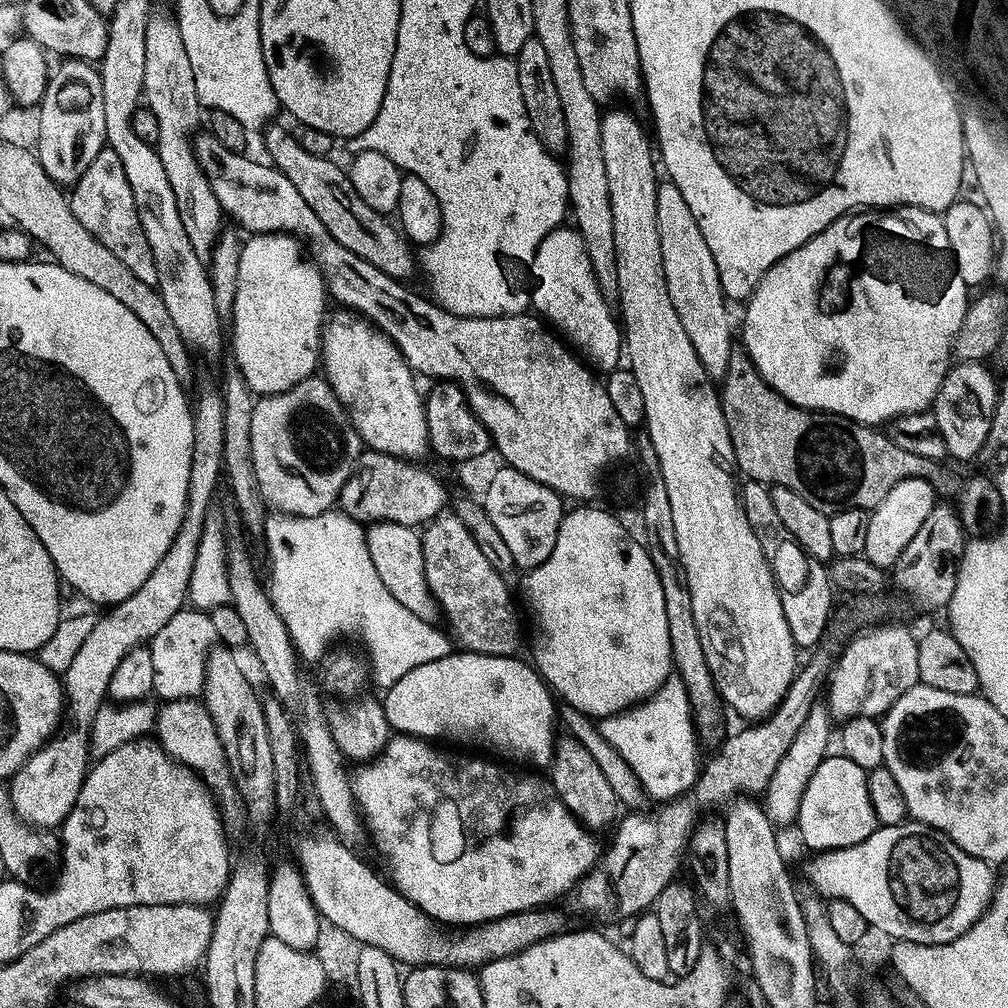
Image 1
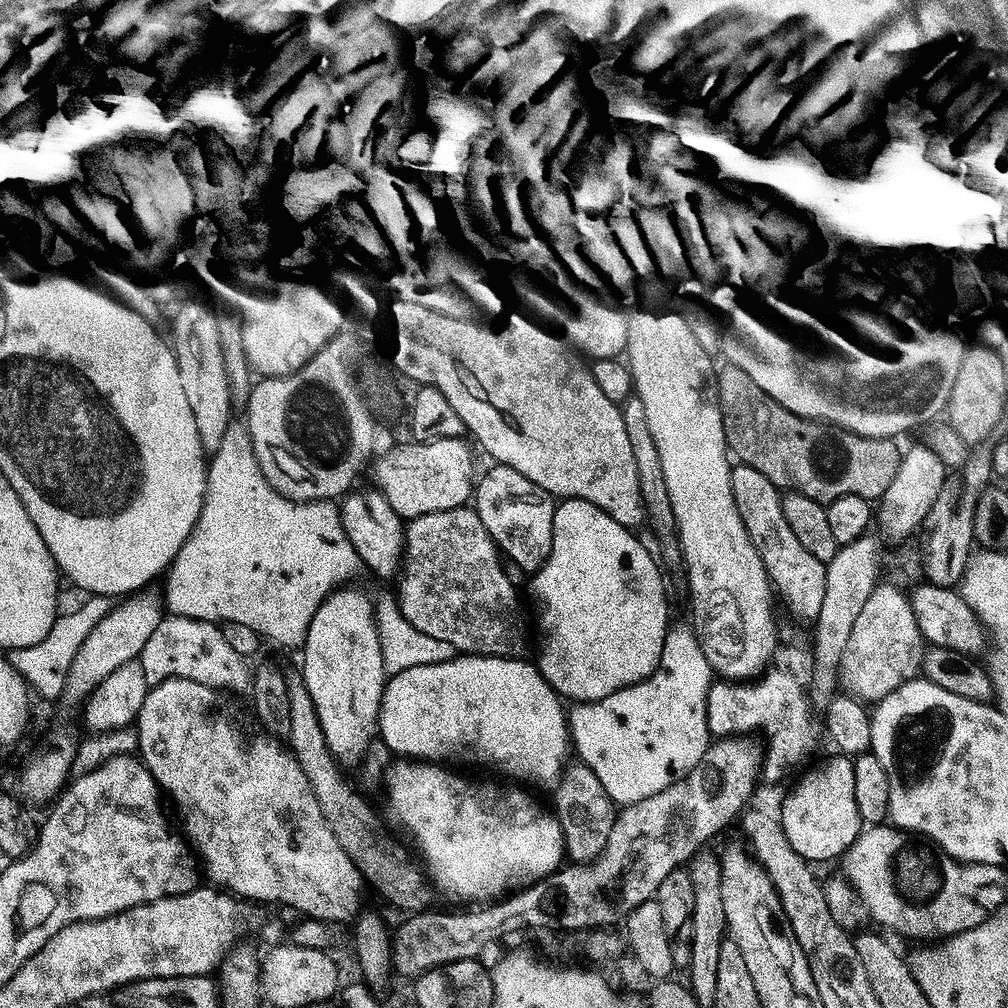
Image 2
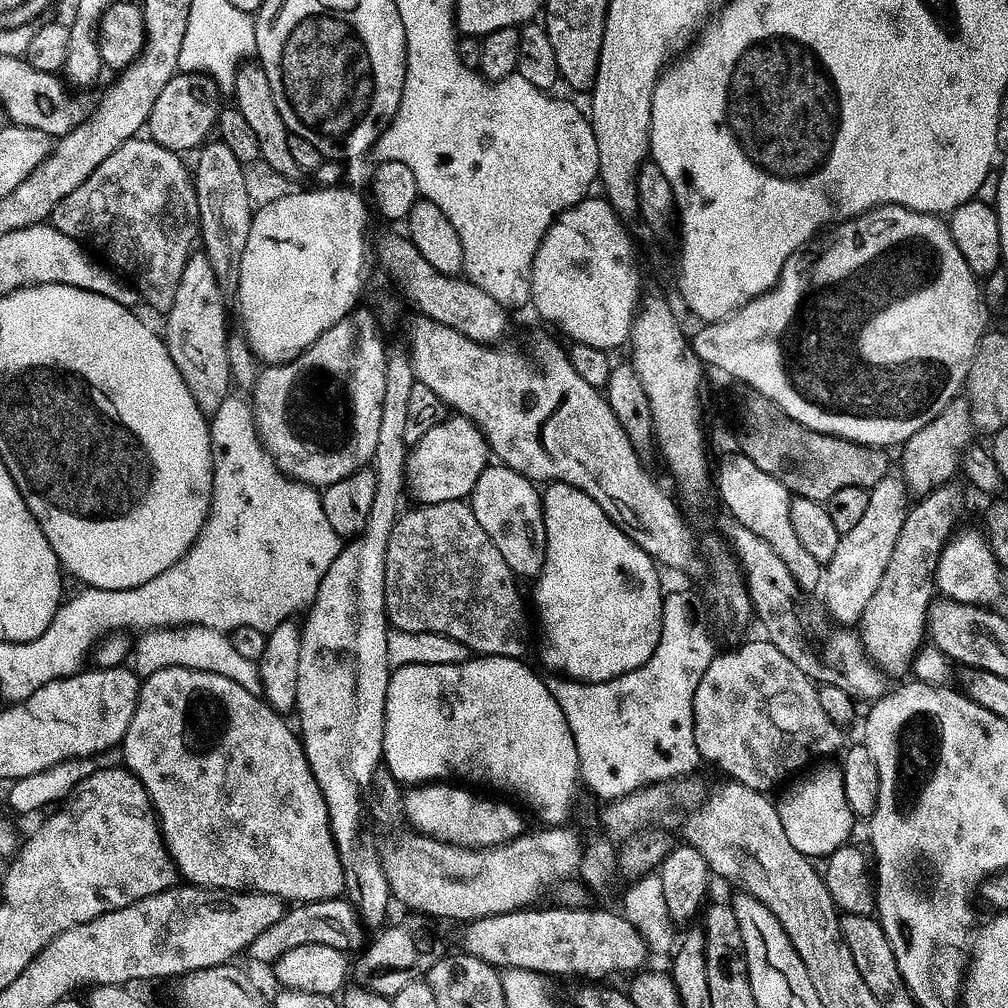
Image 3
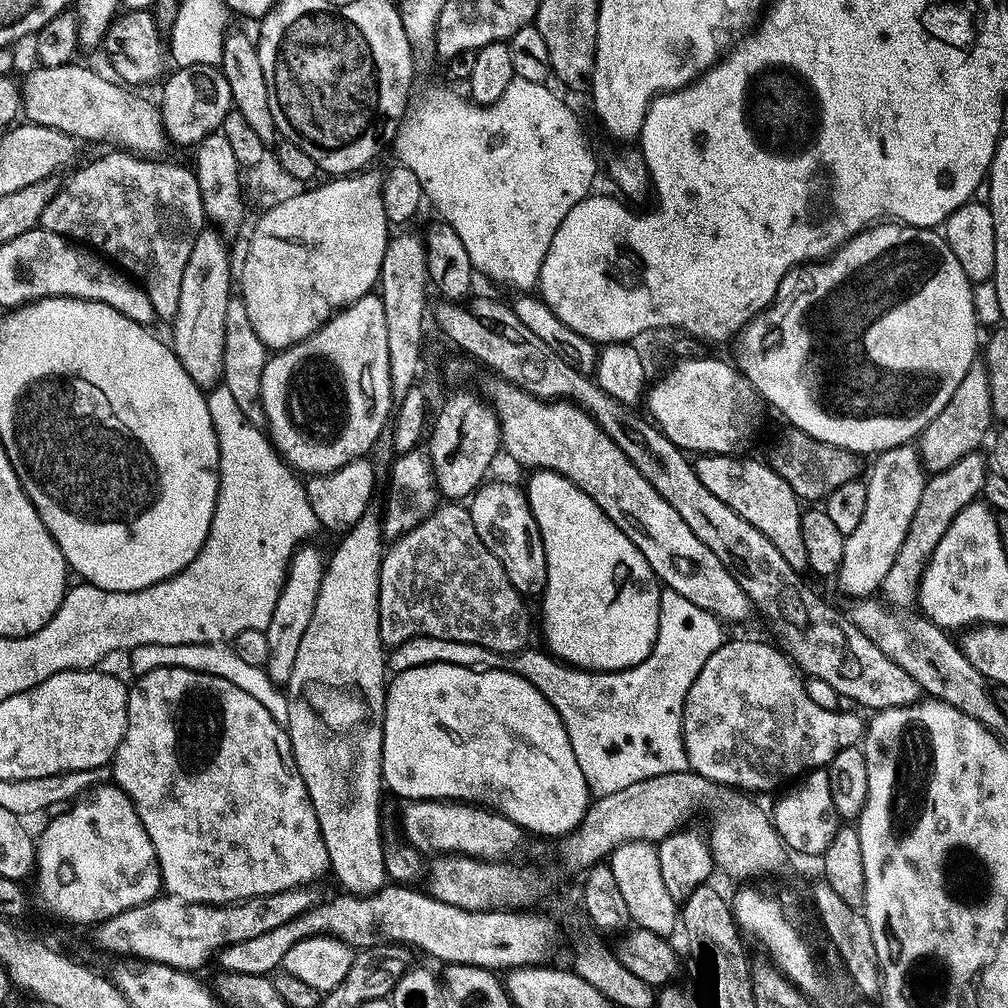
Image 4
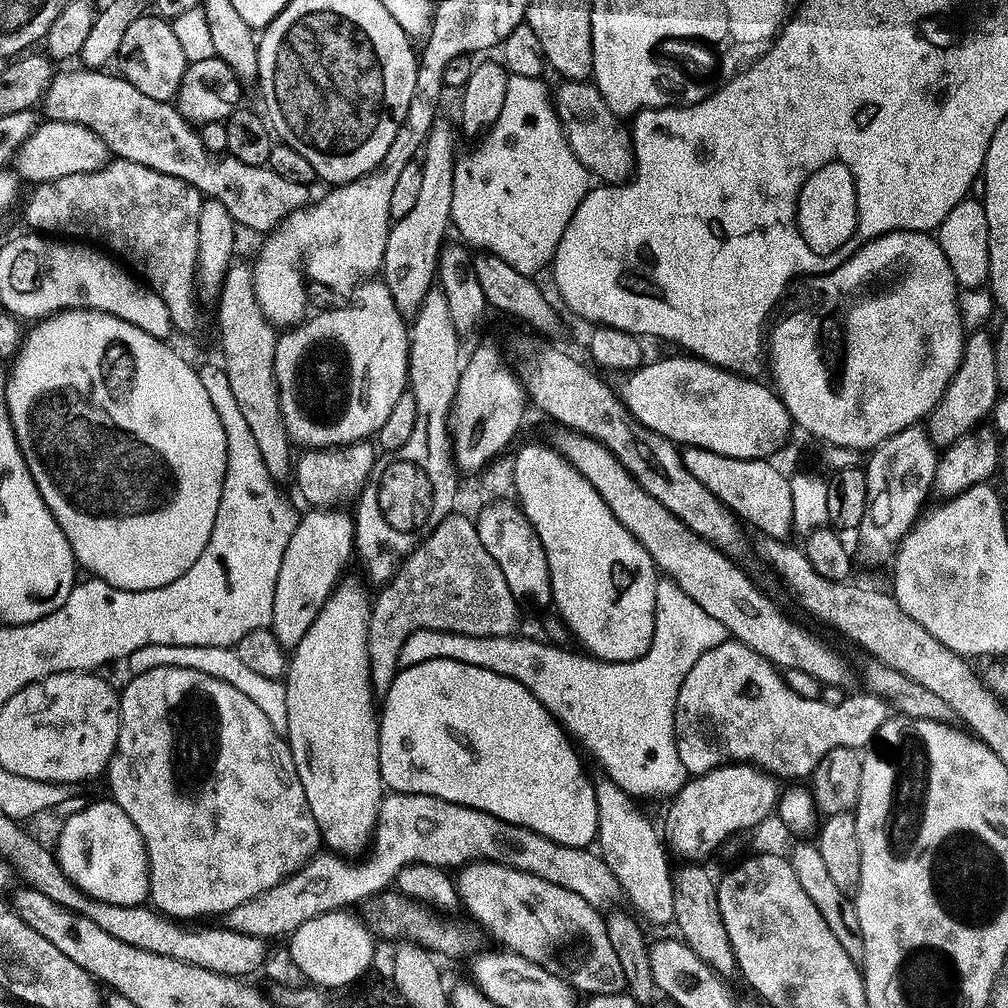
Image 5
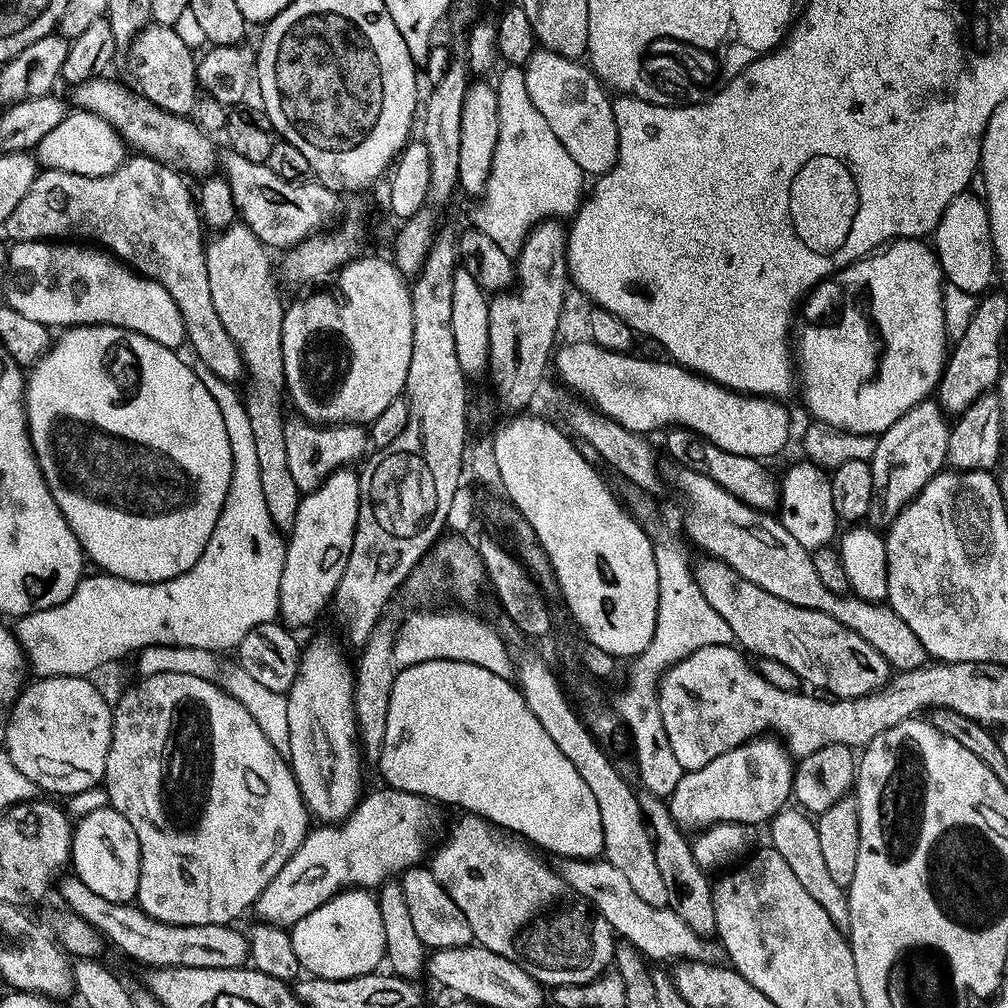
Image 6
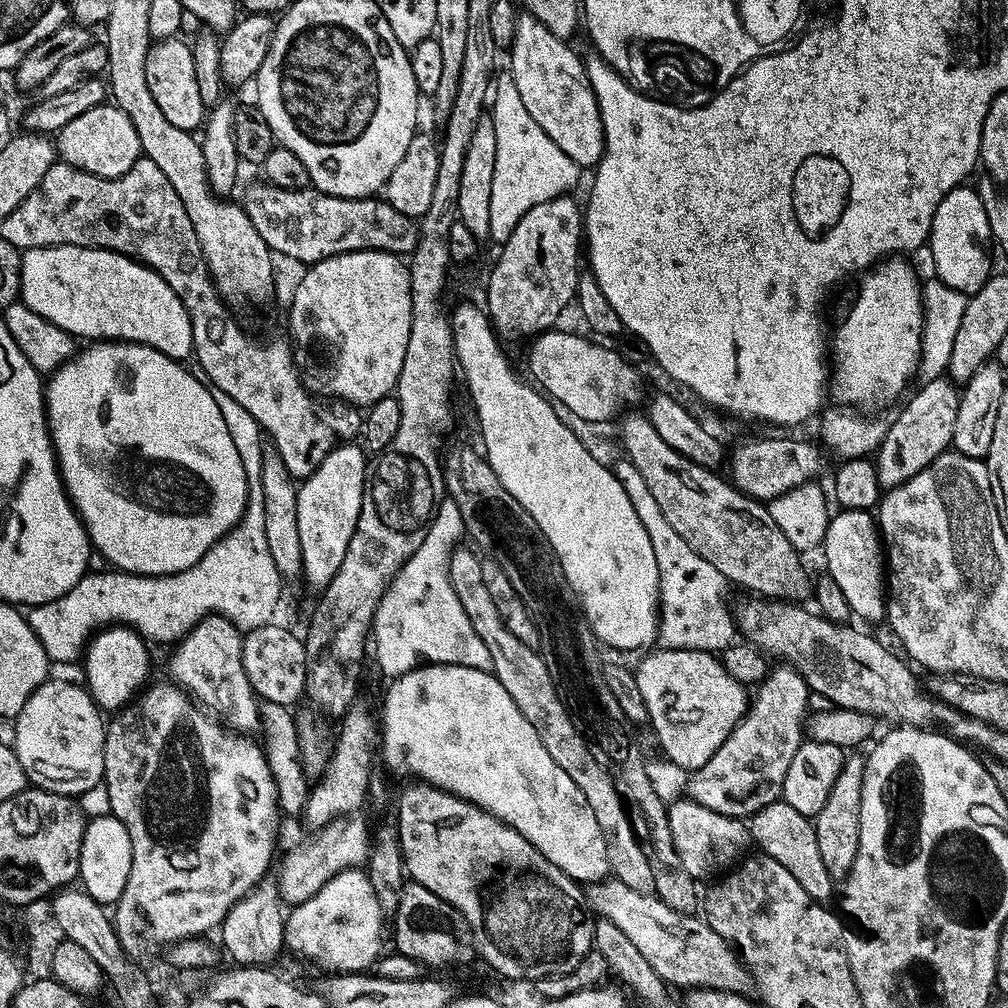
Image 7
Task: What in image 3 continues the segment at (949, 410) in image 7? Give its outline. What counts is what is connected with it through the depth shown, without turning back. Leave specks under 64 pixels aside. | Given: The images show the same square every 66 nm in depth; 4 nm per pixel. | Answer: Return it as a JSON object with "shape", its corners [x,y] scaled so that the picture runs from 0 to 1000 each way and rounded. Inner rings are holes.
{"shape":[[[888,471],[877,472],[875,478],[863,485],[854,517],[847,526],[834,531],[831,546],[816,564],[815,598],[826,616],[834,621],[852,620],[859,601],[863,601],[863,593],[867,593],[867,585],[871,585],[871,577],[875,577],[879,558],[883,558],[883,550],[887,550],[891,526],[895,526],[895,518],[903,503],[901,481]]]}

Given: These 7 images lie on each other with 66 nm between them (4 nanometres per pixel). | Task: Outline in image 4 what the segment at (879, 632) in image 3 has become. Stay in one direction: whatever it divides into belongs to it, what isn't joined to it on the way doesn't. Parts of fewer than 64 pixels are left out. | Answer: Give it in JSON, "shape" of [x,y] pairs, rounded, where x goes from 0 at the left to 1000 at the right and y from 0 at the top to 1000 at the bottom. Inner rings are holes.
{"shape":[[[969,446],[960,448],[946,462],[934,468],[924,469],[920,473],[915,486],[915,498],[911,498],[911,506],[907,508],[907,518],[903,518],[903,526],[899,526],[899,535],[895,538],[895,546],[891,546],[891,554],[887,554],[887,562],[879,568],[875,591],[884,602],[890,605],[901,605],[910,598],[911,580],[917,563],[925,552],[927,542],[935,536],[935,530],[942,522],[942,518],[962,499],[973,491],[975,480],[982,467],[981,457],[977,449]]]}

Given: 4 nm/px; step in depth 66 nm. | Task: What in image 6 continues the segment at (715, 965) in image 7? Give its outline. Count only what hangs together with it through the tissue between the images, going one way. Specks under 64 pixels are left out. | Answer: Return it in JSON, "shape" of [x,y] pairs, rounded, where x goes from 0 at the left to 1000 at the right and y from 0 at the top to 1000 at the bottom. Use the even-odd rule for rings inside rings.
{"shape":[[[588,851],[585,853],[557,852],[554,857],[556,870],[574,887],[578,893],[582,893],[588,902],[607,920],[608,926],[618,934],[627,937],[636,948],[644,953],[667,952],[697,952],[701,953],[702,940],[699,934],[673,907],[669,907],[666,901],[660,899],[653,901],[645,899],[645,895],[633,891],[633,886],[625,879],[625,874],[613,859],[609,859],[604,853]]]}

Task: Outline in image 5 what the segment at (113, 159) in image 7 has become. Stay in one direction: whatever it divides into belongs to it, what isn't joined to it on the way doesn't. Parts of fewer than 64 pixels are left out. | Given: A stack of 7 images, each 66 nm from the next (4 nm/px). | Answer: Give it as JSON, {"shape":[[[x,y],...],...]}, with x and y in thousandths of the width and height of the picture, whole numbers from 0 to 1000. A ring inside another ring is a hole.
{"shape":[[[45,118],[20,146],[14,167],[21,180],[32,179],[33,184],[38,184],[49,179],[65,177],[65,173],[92,171],[103,166],[108,158],[109,150],[105,141],[90,127],[73,121]]]}

